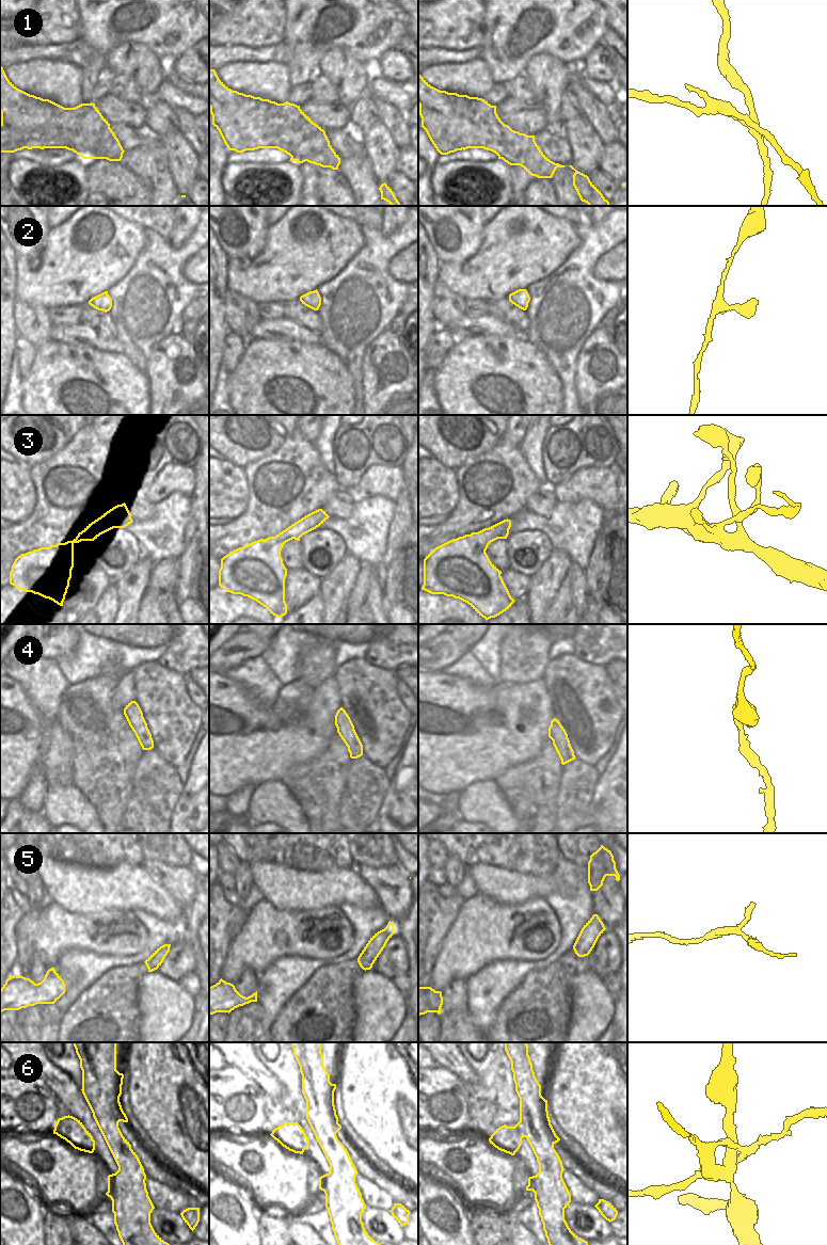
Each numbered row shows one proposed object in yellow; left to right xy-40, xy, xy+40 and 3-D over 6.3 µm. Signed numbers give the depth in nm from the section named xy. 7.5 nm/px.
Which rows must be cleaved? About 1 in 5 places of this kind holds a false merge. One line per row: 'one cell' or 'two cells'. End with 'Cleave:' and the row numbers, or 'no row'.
1: two cells
2: one cell
3: two cells
4: one cell
5: one cell
6: two cells
Cleave: 1, 3, 6

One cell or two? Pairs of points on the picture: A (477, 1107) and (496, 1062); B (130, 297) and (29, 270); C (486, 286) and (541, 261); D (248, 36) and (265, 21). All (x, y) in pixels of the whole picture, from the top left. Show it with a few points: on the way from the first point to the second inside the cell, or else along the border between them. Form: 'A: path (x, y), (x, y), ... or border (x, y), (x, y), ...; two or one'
A: path (489, 1096), (494, 1090), (494, 1073); one
B: border (126, 273), (107, 290); two
C: path (499, 272), (510, 261), (527, 261); one
D: path (252, 32), (260, 26); one

